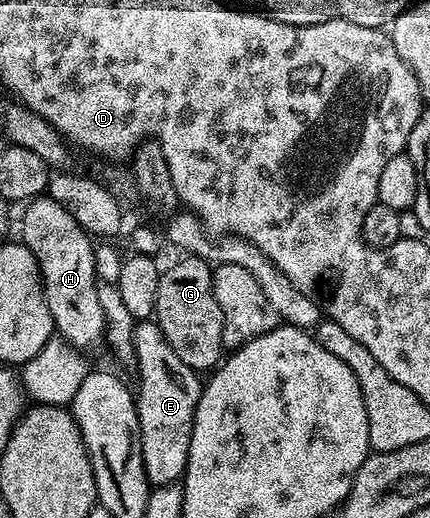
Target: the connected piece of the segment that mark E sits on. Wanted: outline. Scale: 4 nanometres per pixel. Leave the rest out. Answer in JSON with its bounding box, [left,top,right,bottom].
[133,319,201,488]

